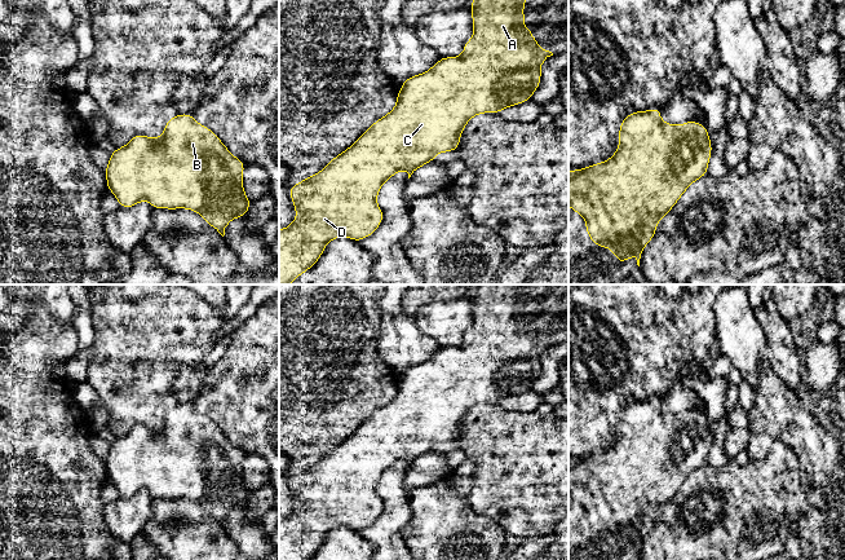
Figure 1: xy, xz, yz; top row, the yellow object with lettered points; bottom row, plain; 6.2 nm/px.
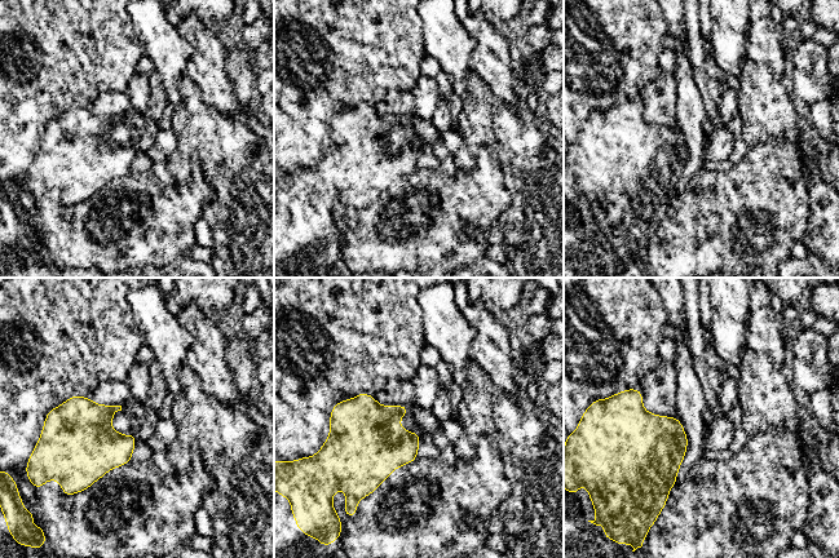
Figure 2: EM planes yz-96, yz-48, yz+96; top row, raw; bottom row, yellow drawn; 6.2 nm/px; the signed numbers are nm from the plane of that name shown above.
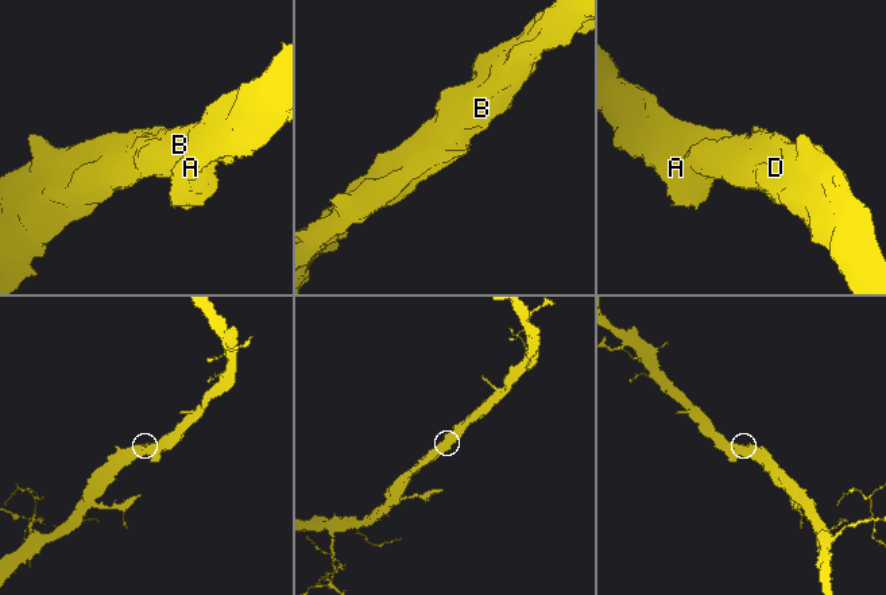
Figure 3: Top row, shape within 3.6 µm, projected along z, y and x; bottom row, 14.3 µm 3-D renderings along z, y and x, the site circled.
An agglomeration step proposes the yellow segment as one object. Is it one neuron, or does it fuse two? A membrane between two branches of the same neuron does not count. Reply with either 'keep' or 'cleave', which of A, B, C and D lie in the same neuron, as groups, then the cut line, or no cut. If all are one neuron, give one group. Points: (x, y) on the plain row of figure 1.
keep; A B C D; no cut

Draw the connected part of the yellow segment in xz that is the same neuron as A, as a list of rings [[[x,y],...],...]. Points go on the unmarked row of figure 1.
[[[475,285],[472,297],[474,323],[464,334],[460,347],[442,347],[430,360],[402,371],[395,397],[376,410],[349,438],[329,450],[317,464],[289,476],[289,485],[297,507],[286,519],[279,519],[279,560],[309,560],[320,548],[324,537],[332,529],[349,526],[360,532],[373,524],[384,508],[377,495],[377,484],[382,473],[398,460],[406,460],[408,468],[434,446],[444,441],[457,441],[460,425],[466,413],[482,402],[499,404],[531,389],[541,371],[540,356],[552,341],[541,339],[532,327],[532,319],[523,317],[523,296],[528,285]]]

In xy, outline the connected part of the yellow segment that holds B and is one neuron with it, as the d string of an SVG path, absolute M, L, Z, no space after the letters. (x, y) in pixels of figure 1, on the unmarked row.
M189 402L171 407L163 424L158 428L136 424L125 436L115 438L110 444L105 463L107 480L116 486L120 497L132 498L138 491L147 490L154 499L191 499L198 502L208 515L216 517L224 526L225 519L233 508L248 504L251 490L243 480L244 457L244 451L235 447L208 416L196 413Z

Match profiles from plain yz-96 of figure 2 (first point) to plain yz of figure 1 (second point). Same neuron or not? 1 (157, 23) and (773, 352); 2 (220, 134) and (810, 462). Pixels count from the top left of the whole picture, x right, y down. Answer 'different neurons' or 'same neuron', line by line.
1: different neurons
2: same neuron

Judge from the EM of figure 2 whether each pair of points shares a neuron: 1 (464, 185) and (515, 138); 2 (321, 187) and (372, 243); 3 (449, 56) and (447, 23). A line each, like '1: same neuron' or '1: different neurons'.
1: different neurons
2: different neurons
3: same neuron

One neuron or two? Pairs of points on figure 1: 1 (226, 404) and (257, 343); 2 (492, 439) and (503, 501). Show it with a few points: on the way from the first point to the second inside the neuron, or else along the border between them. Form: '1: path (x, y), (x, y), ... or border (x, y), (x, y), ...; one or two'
1: path (242, 388), (259, 369), (259, 358); one
2: path (501, 454), (503, 485); one

